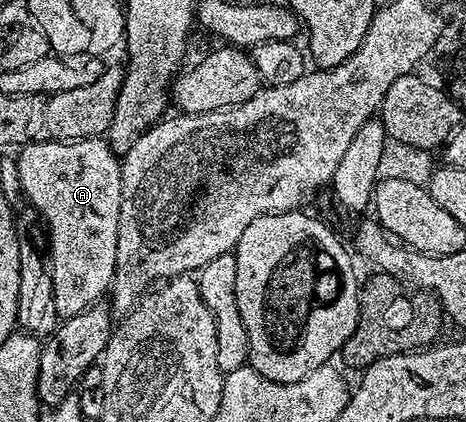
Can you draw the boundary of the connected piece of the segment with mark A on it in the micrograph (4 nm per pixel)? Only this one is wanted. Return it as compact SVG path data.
M103 137L83 138L77 142L32 142L29 146L19 147L16 163L18 164L18 180L20 193L26 199L27 205L33 206L45 226L48 227L48 247L52 253L52 275L54 276L54 308L57 319L67 320L70 316L78 316L88 306L95 306L100 298L109 293L112 284L112 273L116 271L116 257L118 256L118 212L122 212L122 172L121 159L113 152Z

